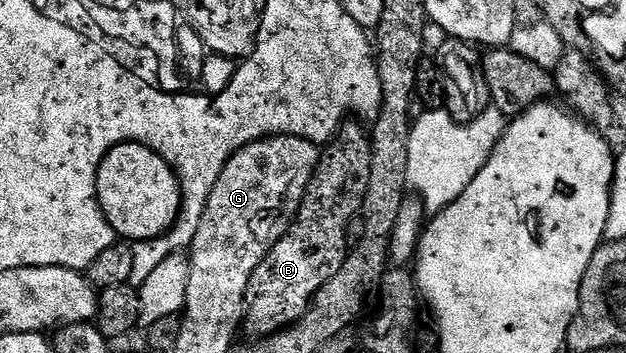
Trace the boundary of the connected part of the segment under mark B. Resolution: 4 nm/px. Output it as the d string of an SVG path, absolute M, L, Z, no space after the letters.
M355 120L344 121L340 131L326 147L320 157L317 168L311 177L311 183L303 197L303 202L295 212L295 221L287 230L285 237L261 260L261 264L253 272L247 285L245 299L245 317L241 326L245 331L255 336L270 336L284 330L286 326L297 321L310 304L315 294L341 268L347 259L348 248L345 244L345 228L349 220L363 209L365 188L369 188L369 164L371 163L371 139L368 131L362 130L360 123Z

